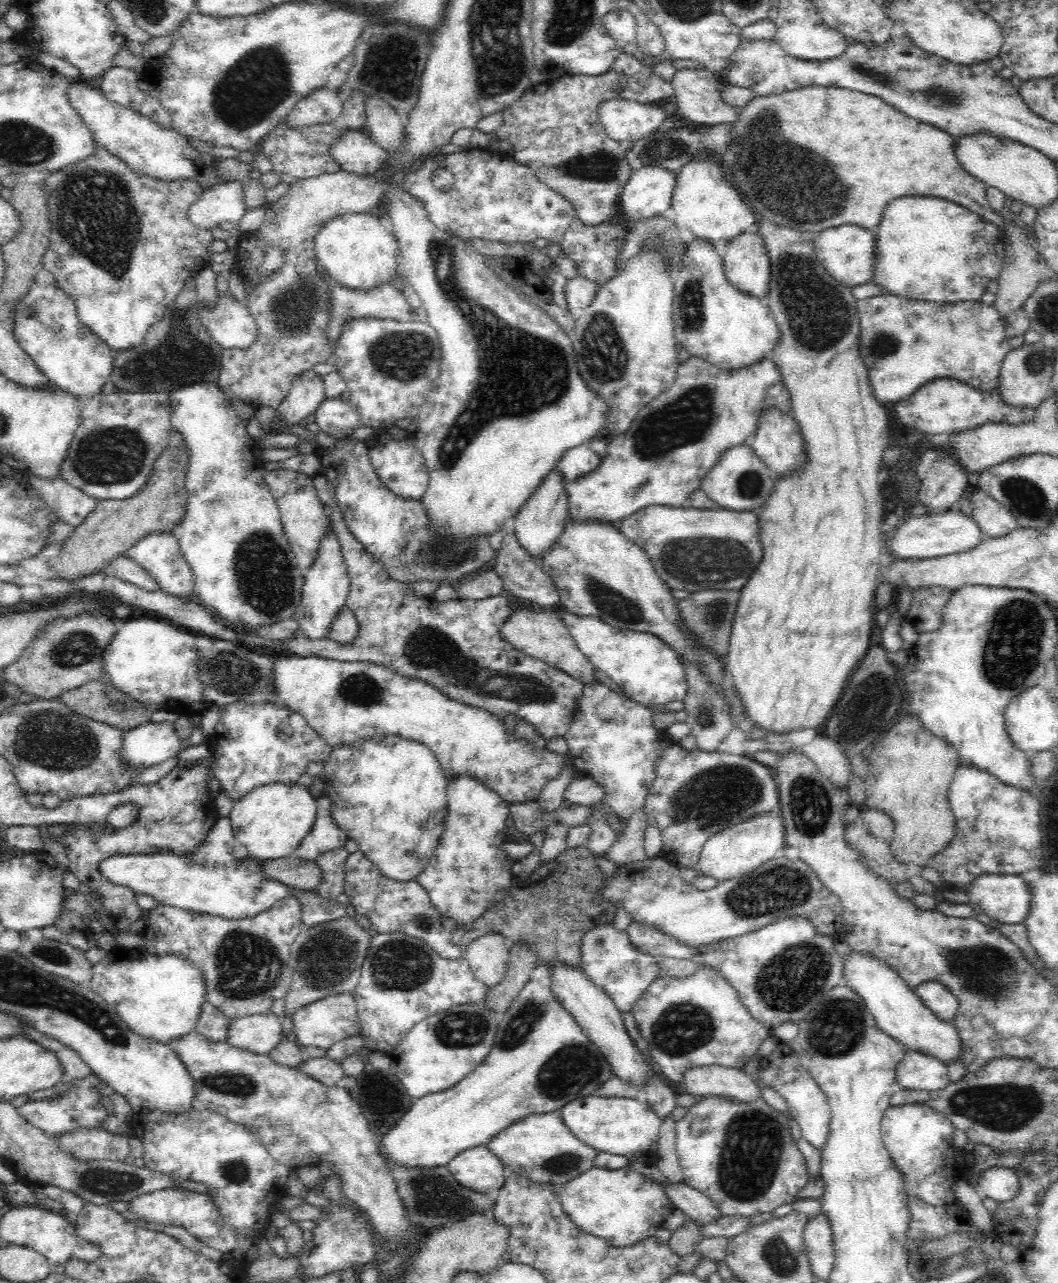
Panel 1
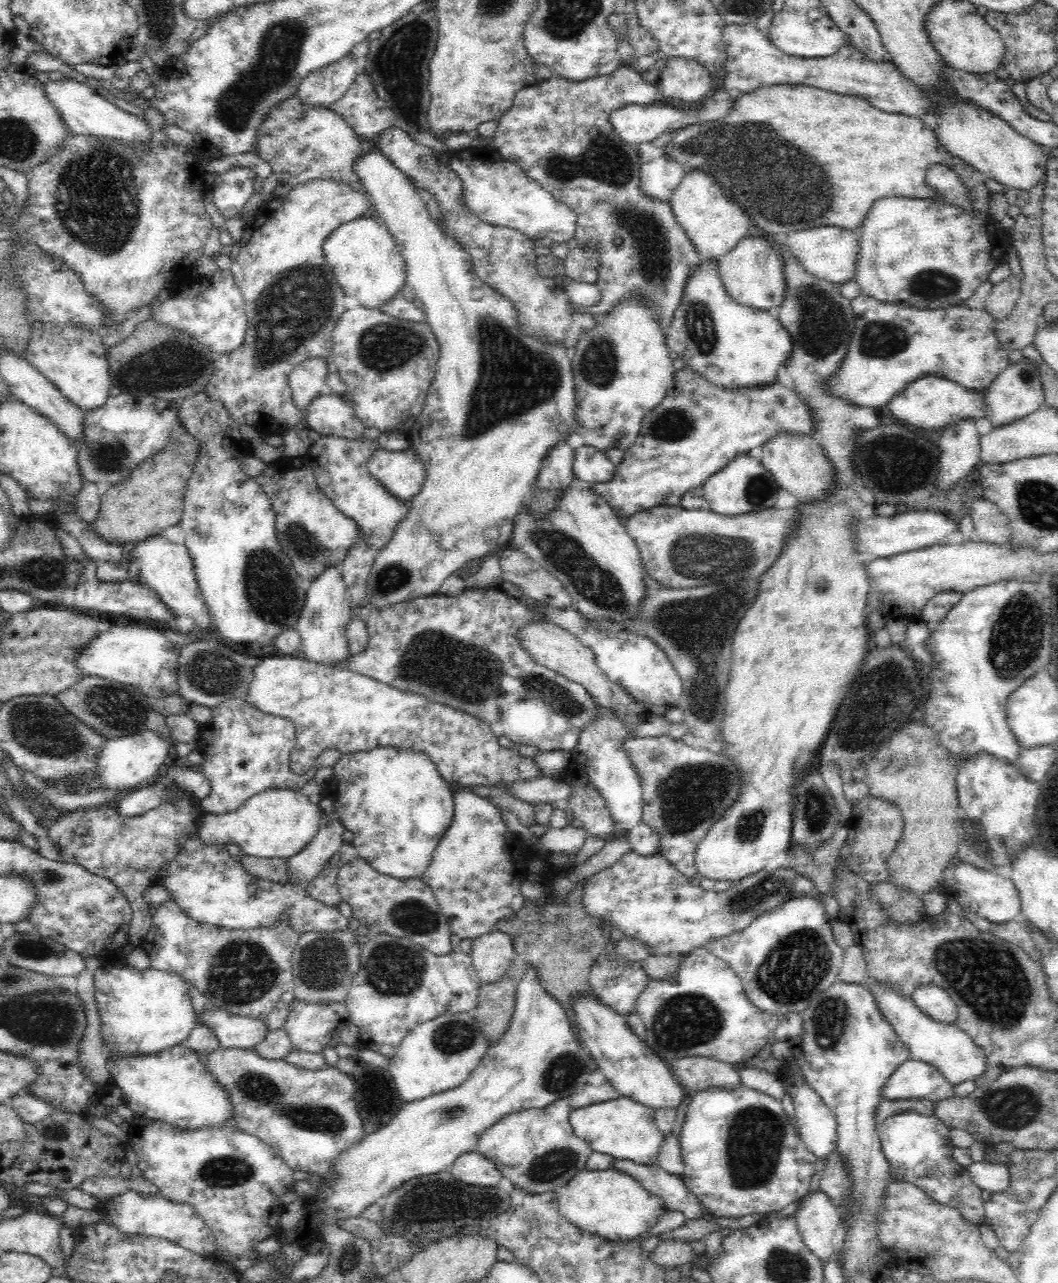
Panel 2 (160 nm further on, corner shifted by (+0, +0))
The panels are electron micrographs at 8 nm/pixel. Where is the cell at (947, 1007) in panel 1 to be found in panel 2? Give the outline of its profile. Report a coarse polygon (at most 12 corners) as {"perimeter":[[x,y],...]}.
{"perimeter":[[940,986],[917,988],[914,1005],[932,1020],[954,1025],[958,1009]]}

